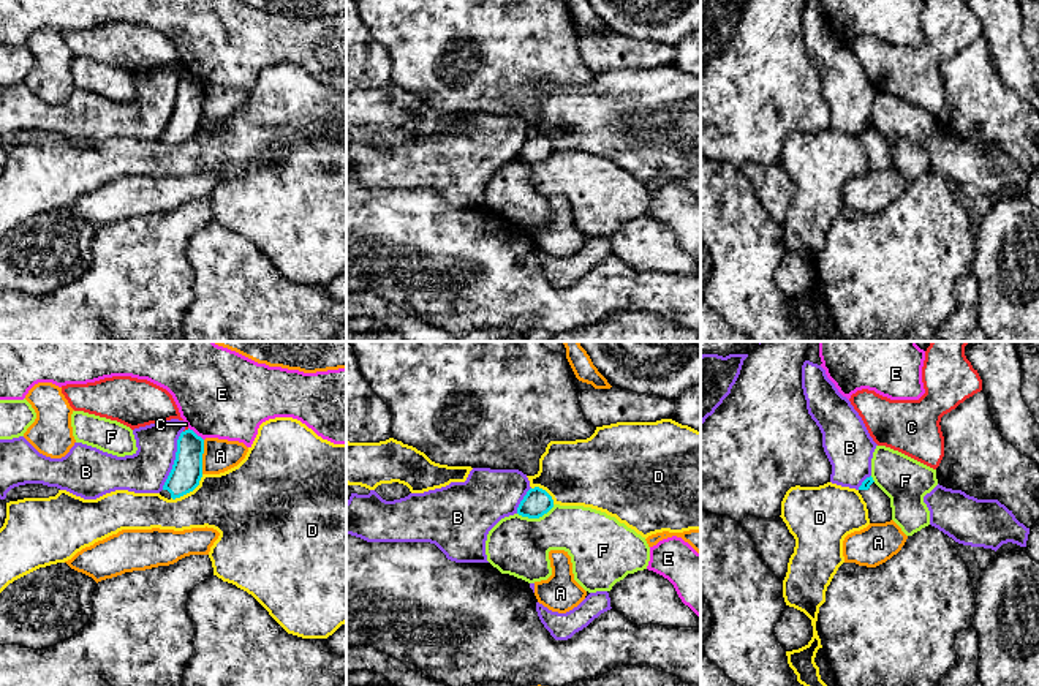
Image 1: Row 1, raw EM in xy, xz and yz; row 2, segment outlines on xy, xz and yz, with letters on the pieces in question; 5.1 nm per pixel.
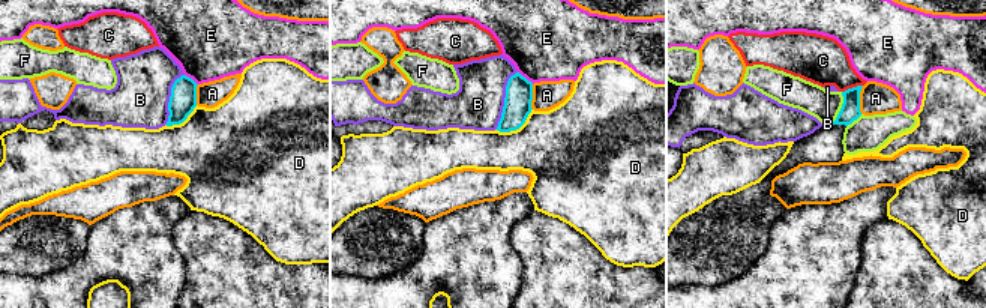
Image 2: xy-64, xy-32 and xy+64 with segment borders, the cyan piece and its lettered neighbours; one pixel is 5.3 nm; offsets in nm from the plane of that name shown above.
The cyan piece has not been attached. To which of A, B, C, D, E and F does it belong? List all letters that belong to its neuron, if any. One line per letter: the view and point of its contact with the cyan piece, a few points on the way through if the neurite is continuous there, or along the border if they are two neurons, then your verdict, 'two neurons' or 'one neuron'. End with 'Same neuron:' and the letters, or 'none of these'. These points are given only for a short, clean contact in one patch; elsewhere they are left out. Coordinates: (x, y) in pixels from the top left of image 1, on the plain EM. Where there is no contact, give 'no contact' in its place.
A: contact xy (201, 103); border xy (204, 86), (201, 119); two neurons
B: contact xy (174, 106); border xy (182, 76), (173, 114), (162, 135); two neurons
C: contact xy (185, 76); border xy (188, 75), (184, 78); two neurons
D: contact xy (188, 138); border xy (203, 120), (192, 136), (171, 144); two neurons
E: contact xy (195, 79); border xy (188, 73), (203, 86); two neurons
F: contact xz (535, 163); border xz (554, 150), (538, 163), (522, 163), (517, 160); two neurons
Same neuron: none of these

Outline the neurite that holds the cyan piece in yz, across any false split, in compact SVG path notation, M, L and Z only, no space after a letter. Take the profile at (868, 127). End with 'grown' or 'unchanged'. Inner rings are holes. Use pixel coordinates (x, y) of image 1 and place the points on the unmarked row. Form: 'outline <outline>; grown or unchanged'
outline M871 122L862 128L859 139L867 149L870 169L886 169L892 166L890 144L875 130Z; grown

